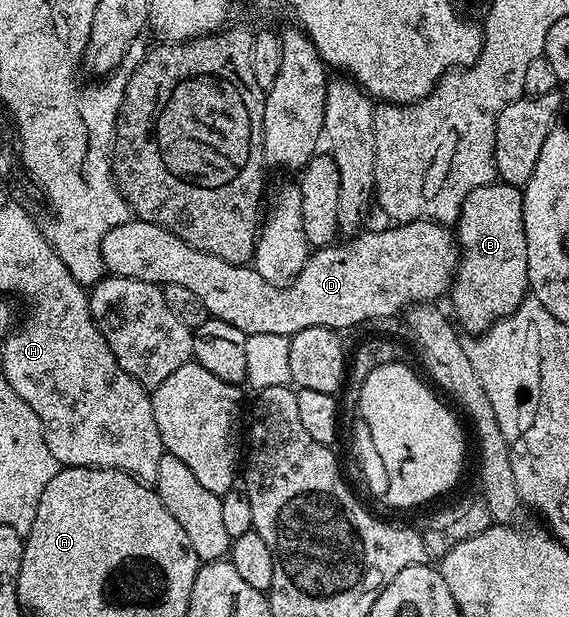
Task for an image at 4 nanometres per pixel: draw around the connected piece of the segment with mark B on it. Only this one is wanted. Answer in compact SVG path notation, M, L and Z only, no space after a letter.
M493 181L484 187L474 189L460 206L460 218L454 224L454 235L458 240L459 259L450 288L450 300L452 299L452 307L456 310L454 319L461 328L464 326L466 330L472 331L468 333L483 333L507 315L513 315L530 291L521 188Z

